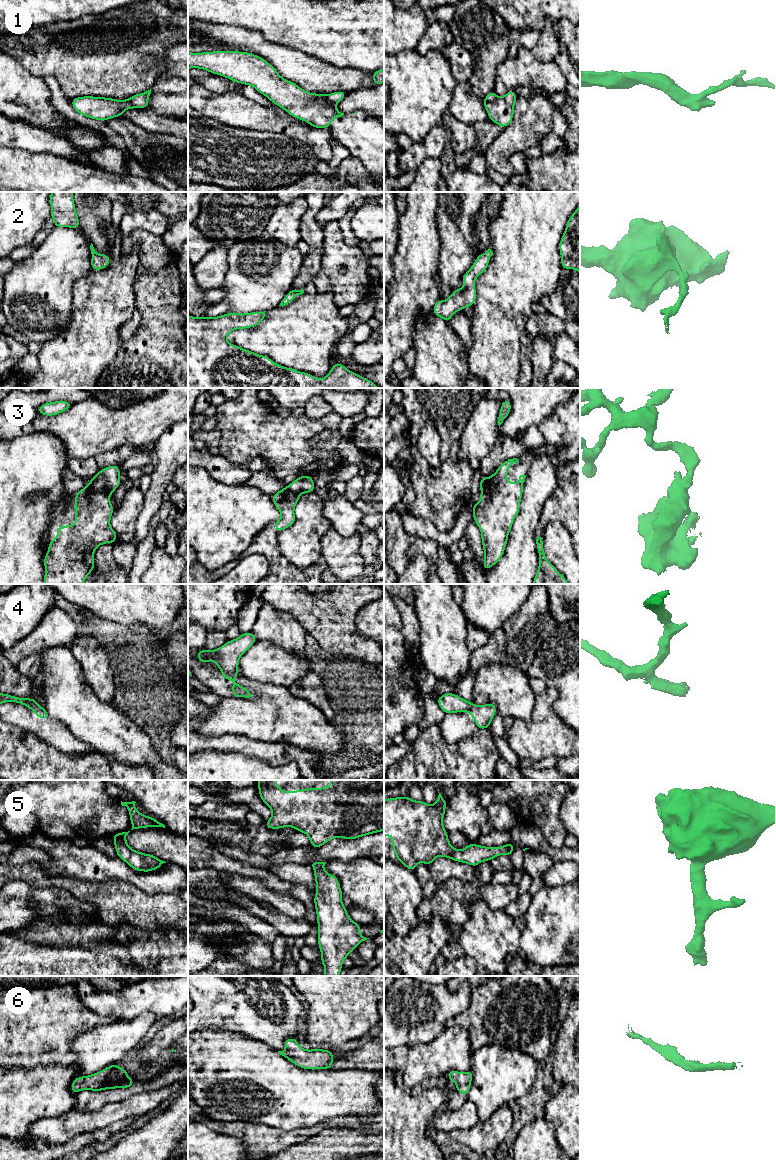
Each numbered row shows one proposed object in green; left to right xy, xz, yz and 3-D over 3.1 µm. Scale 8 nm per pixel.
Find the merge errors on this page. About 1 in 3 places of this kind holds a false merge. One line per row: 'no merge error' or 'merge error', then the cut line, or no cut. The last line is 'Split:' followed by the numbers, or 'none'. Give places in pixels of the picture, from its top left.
1: merge error; cut xz (325, 95), (326, 100), (335, 105)
2: no merge error; cut none
3: merge error; cut xy (90, 481), (95, 490), (105, 491), (109, 495)
4: merge error; cut xz (235, 669), (223, 673)
5: no merge error; cut none
6: no merge error; cut none
Split: 1, 3, 4

